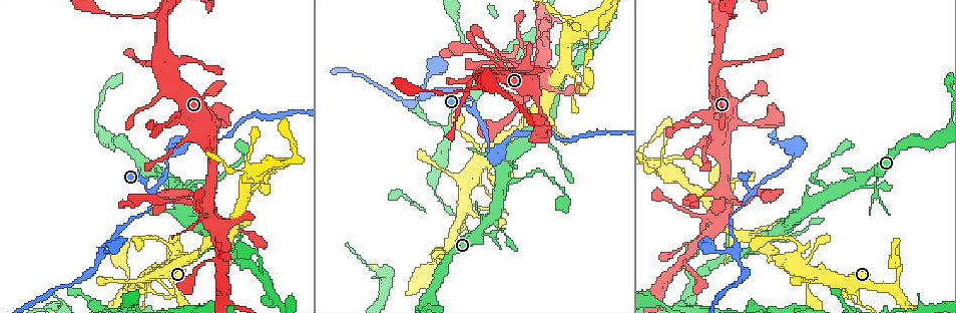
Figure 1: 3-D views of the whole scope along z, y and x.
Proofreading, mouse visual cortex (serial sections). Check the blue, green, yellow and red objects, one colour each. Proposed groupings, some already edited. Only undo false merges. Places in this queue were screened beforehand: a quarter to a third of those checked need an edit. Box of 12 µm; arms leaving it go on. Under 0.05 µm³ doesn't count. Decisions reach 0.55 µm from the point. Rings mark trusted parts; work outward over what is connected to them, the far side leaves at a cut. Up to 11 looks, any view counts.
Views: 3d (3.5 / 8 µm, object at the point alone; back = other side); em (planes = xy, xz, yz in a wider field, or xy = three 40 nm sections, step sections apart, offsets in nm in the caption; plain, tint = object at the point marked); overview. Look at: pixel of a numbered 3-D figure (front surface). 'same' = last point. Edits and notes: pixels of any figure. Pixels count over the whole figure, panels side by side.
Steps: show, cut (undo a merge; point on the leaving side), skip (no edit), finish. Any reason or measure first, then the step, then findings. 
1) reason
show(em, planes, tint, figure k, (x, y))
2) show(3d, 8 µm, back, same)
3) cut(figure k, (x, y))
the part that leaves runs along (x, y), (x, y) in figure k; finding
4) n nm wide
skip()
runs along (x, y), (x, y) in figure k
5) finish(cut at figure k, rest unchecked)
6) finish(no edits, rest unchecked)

four arms meet
show(3d, 8 µm, back, figure 1, (465, 209))

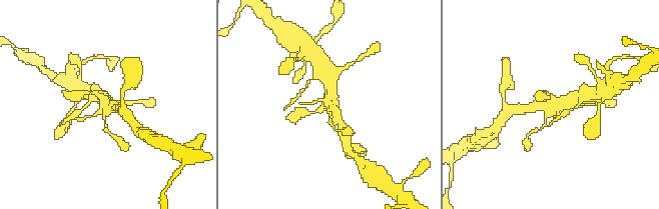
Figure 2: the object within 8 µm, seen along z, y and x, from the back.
show(3d, 3.5 µm, figure 2, (329, 103))

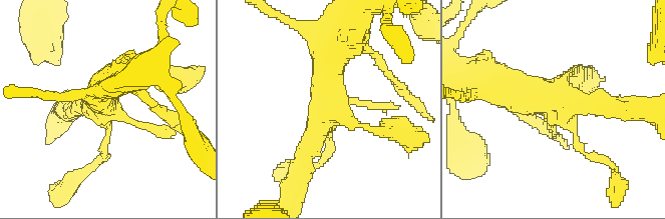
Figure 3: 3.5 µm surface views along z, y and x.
show(em, xy, step 5, tint, figure 3, (333, 111))

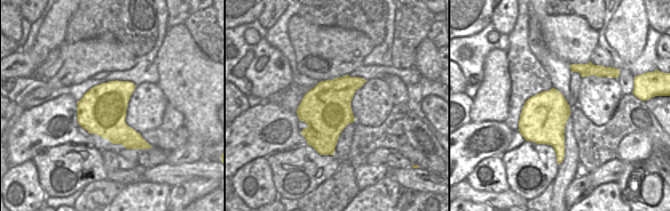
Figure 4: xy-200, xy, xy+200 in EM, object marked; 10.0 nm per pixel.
skip()
runs along (388, 132), (326, 104), (332, 52) in figure 3; all the same cell

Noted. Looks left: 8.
three-way junction
show(3d, 8 µm, figure 1, (186, 186))

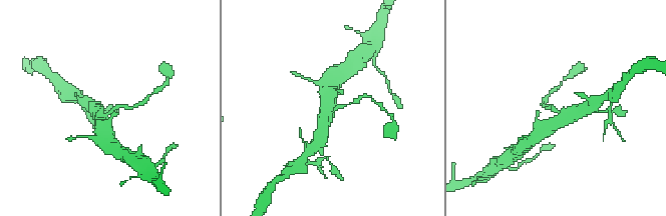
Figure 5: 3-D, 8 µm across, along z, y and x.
show(3d, 3.5 µm, figure 5, (104, 114))

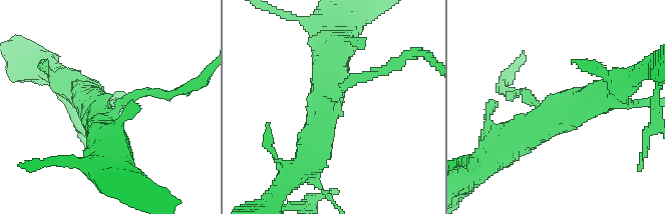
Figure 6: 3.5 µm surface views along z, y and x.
arms of 150, 500, 600 nm
cut(figure 6, (384, 70))
the part that leaves runs along (351, 82), (409, 53), (431, 61) in figure 6; a second cell is stuck on

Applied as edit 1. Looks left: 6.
see it whole again
show(overview)

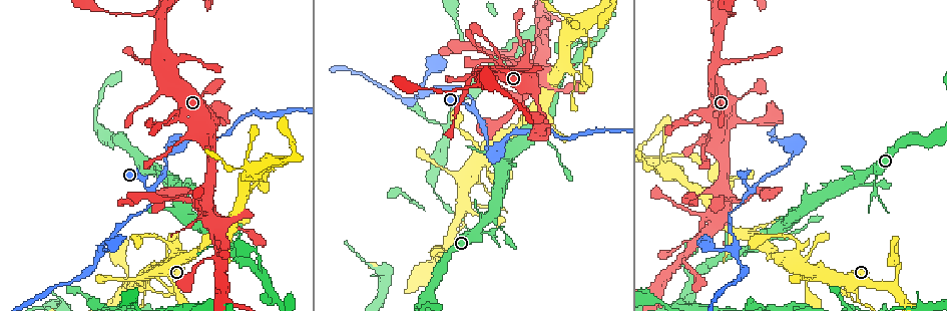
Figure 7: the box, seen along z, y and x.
three-way junction
show(3d, 3.5 µm, figure 7, (751, 188))

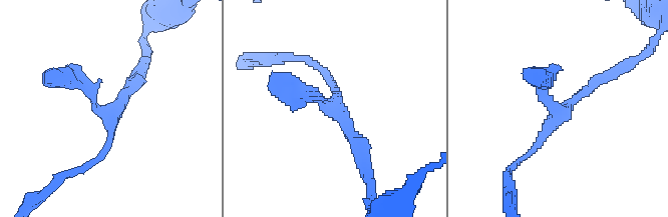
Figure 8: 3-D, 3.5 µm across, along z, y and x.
3 arms; arms of 150, 200, 250 nm
show(em, xy, step 1, tint, figure 8, (564, 109))

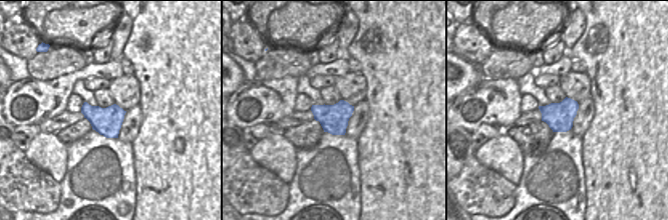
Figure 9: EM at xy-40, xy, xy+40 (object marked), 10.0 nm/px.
skip()
runs along (290, 91), (318, 94), (361, 155) in figure 8; continuous, no second cell

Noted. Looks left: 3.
sharp bend
show(3d, 3.5 µm, figure 7, (496, 152))

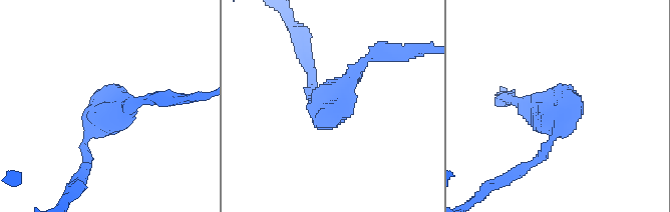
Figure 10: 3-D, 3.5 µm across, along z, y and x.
need the tissue
show(em, xy, step 1, tint, figure 10, (555, 118))

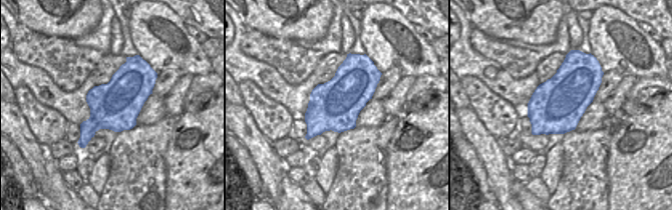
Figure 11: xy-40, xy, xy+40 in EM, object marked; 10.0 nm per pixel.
skip()
runs along (86, 165), (86, 137), (147, 100) in figure 10; continuous, no second cell

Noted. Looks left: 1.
finish(cut at figure 6, rest unchecked)

